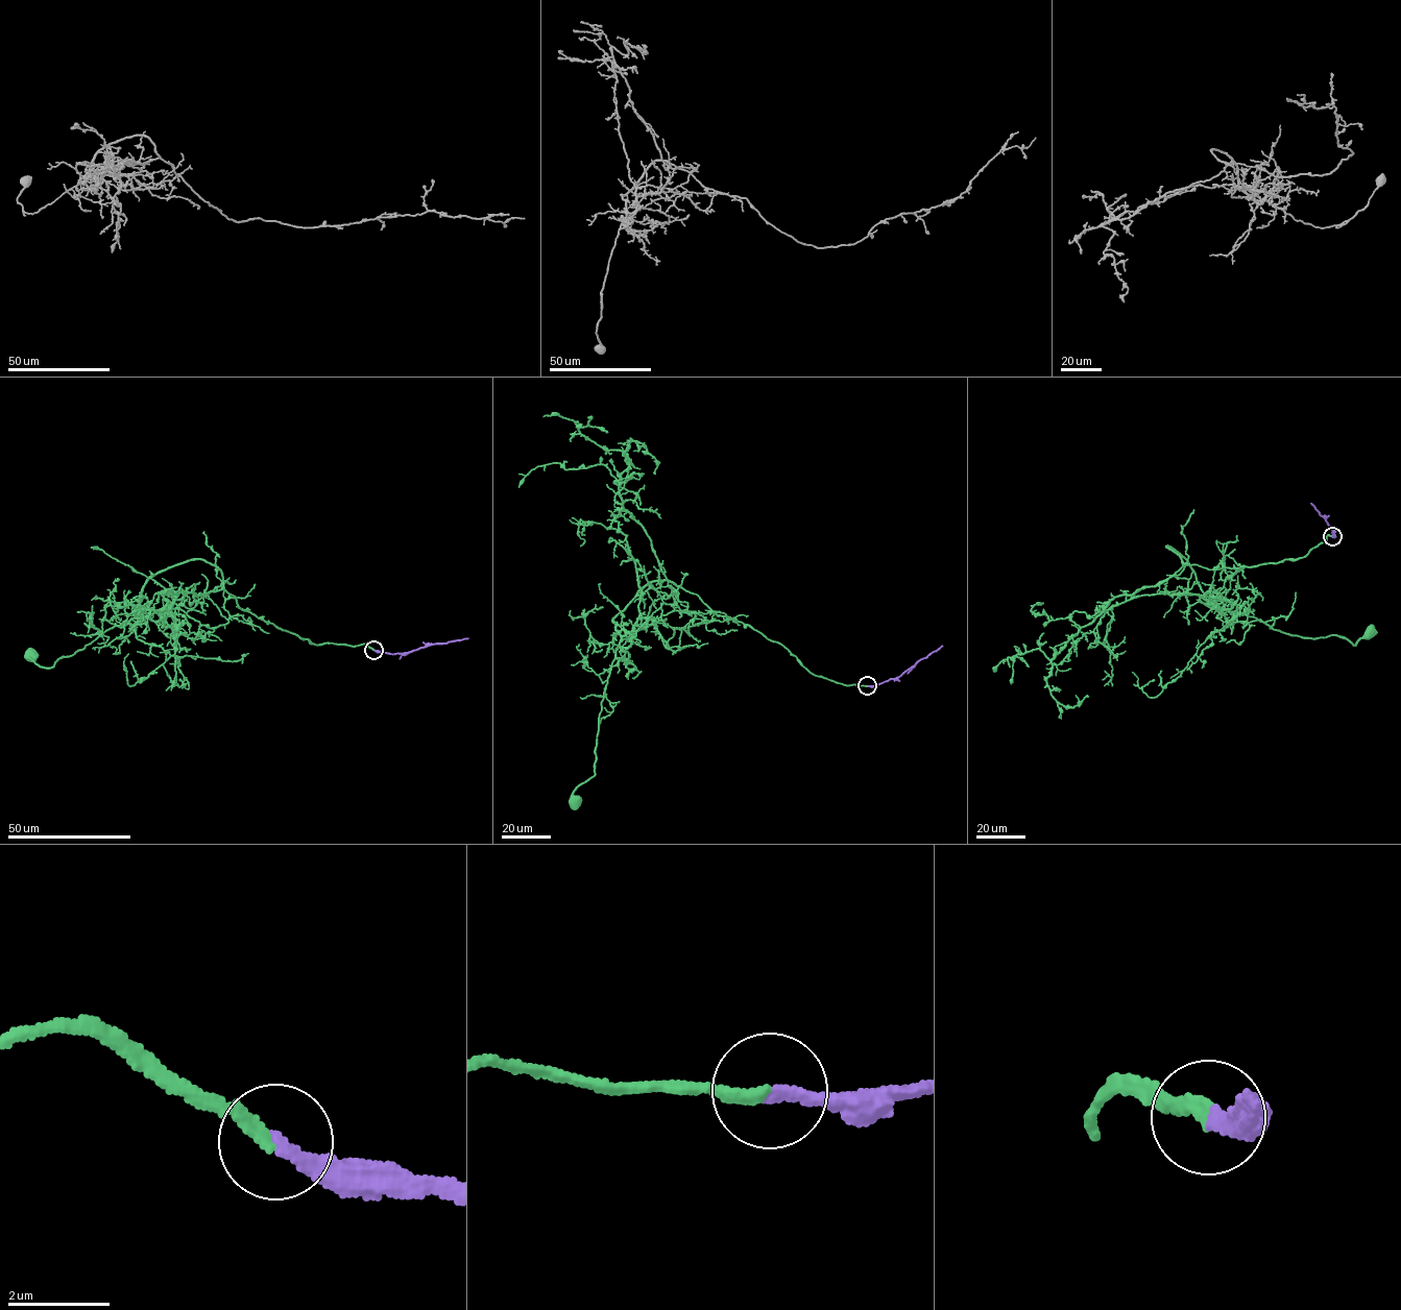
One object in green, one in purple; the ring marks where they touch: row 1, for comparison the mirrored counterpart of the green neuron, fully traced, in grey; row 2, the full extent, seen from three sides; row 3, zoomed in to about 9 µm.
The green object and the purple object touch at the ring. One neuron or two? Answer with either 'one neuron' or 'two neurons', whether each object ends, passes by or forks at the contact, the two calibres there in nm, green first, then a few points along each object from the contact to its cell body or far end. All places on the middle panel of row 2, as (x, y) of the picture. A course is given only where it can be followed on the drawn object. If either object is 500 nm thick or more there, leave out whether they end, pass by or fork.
one neuron | green ends | purple ends | 260/240 nm | green via (868, 685), (817, 676), (696, 595), (651, 581), (612, 620), (621, 637), (595, 774), (574, 803) | purple via (867, 686), (895, 679), (942, 646)

